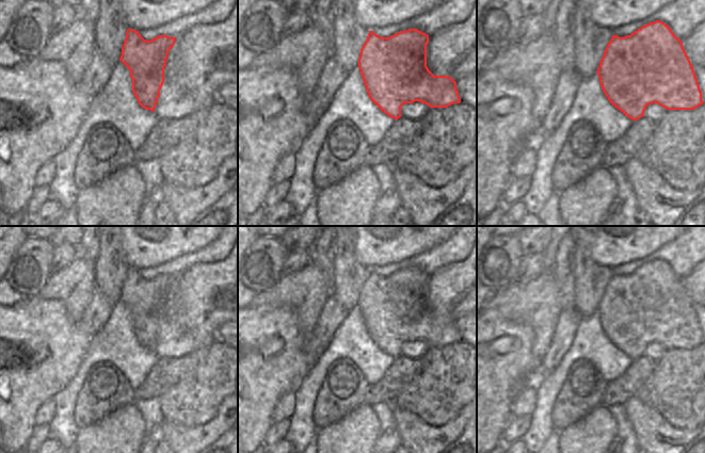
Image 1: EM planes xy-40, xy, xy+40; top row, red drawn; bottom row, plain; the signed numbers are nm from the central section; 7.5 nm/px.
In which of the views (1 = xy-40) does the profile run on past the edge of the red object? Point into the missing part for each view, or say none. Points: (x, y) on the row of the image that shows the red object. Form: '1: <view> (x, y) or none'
1: none

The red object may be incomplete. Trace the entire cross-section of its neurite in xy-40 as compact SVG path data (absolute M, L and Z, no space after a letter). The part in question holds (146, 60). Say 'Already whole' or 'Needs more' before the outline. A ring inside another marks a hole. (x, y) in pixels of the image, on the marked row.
Already whole. M128 29L122 47L119 61L130 70L132 79L132 92L139 104L150 111L155 111L160 90L164 83L164 68L169 58L169 51L175 45L176 37L159 35L150 41L144 39L139 31Z

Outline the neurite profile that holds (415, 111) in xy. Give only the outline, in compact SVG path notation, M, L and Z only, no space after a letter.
M415 101L413 103L404 103L401 107L401 116L413 120L420 120L431 108L426 103Z

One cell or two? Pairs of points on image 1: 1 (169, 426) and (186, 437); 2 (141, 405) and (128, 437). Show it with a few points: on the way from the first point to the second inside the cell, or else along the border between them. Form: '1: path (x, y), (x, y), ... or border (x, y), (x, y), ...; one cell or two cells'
1: path (173, 431), (181, 437); one cell
2: border (133, 404), (144, 422), (145, 436); two cells

